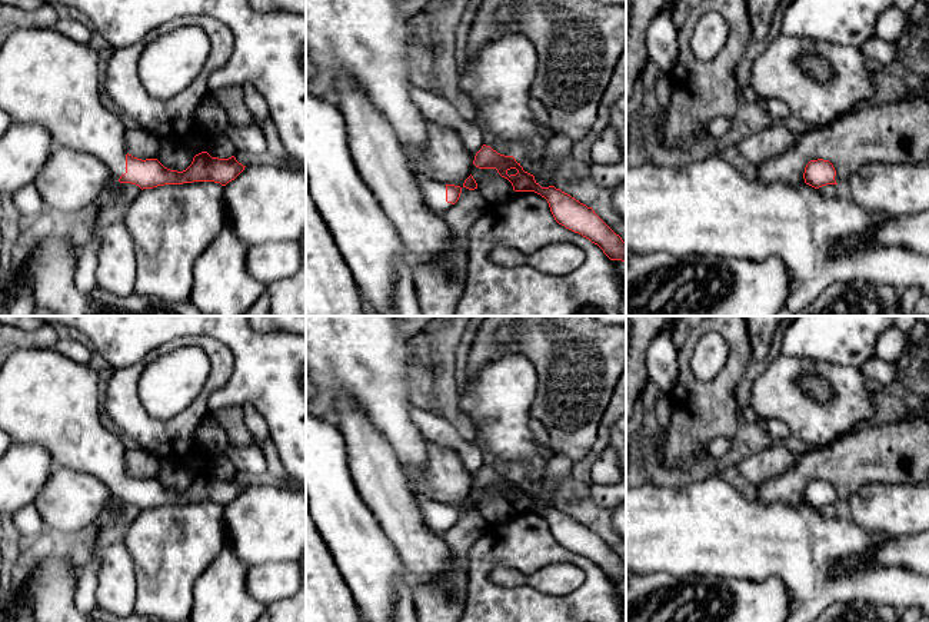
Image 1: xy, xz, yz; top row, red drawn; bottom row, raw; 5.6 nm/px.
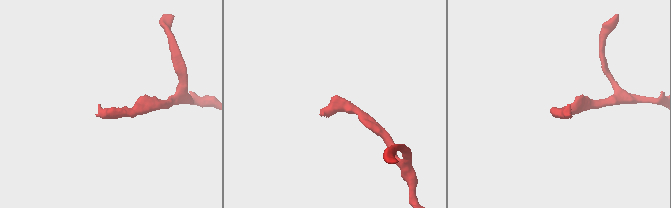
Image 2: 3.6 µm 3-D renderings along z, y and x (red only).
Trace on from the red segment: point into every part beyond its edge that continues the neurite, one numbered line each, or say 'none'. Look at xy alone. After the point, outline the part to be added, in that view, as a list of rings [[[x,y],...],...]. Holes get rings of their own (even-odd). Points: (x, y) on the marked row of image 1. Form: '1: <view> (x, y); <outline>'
1: xy (47, 79); [[[20,29],[0,50],[0,107],[11,123],[40,124],[56,146],[74,149],[101,160],[111,177],[126,173],[124,119],[104,107],[99,96],[99,54],[89,44],[50,29]]]

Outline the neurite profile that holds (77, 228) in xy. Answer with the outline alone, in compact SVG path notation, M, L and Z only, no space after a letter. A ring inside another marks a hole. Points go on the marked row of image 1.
M111 180L111 183L104 190L104 194L94 204L86 207L81 213L76 214L71 219L61 219L59 230L64 233L70 240L79 243L79 250L89 233L94 229L94 219L101 202L111 194L113 186L119 183L119 180Z

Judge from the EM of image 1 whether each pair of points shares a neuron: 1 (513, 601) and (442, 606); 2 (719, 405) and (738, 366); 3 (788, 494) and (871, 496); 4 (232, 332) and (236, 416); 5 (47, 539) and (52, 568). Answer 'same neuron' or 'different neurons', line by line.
1: different neurons
2: same neuron
3: different neurons
4: different neurons
5: different neurons

